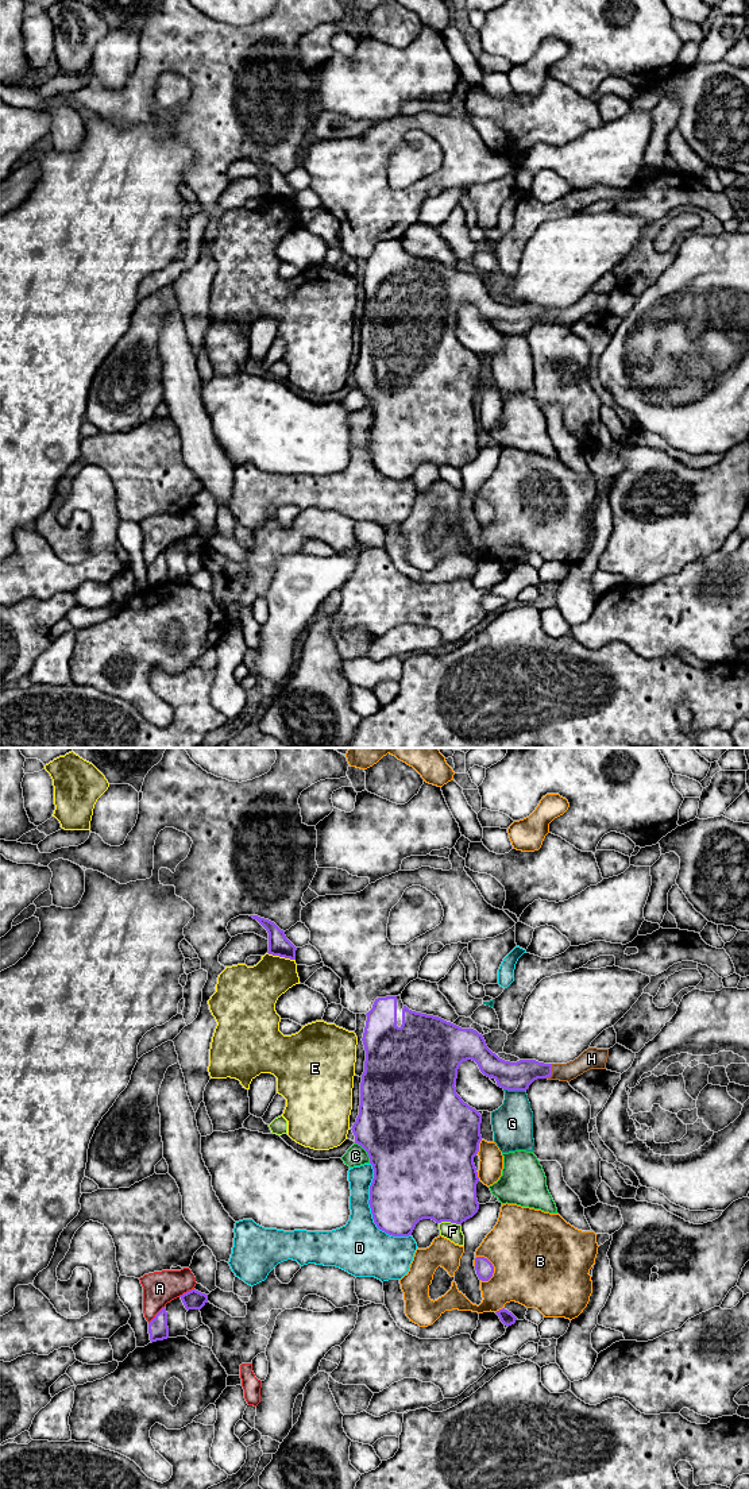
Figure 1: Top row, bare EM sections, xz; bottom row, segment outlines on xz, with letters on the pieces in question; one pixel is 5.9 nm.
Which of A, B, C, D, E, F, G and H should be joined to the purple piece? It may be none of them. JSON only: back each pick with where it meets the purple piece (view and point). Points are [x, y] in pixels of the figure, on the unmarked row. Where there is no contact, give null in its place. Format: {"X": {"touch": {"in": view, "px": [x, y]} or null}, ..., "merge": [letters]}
{"H": {"touch": {"in": "xz", "px": [551, 316]}}, "merge": ["H"]}

